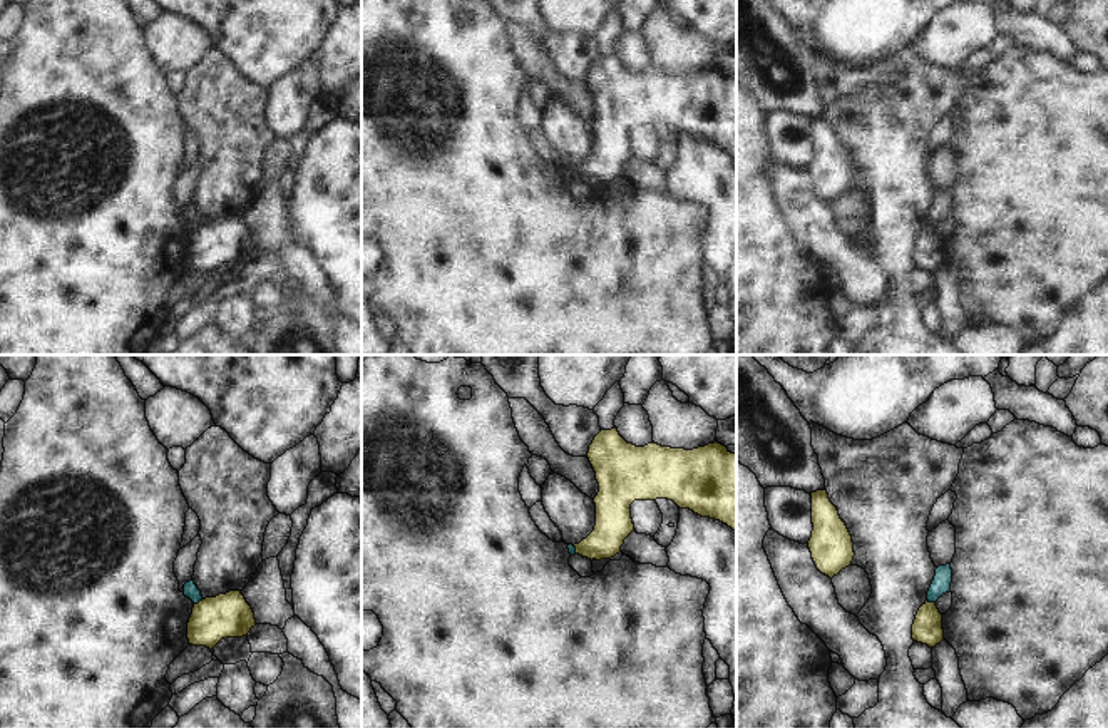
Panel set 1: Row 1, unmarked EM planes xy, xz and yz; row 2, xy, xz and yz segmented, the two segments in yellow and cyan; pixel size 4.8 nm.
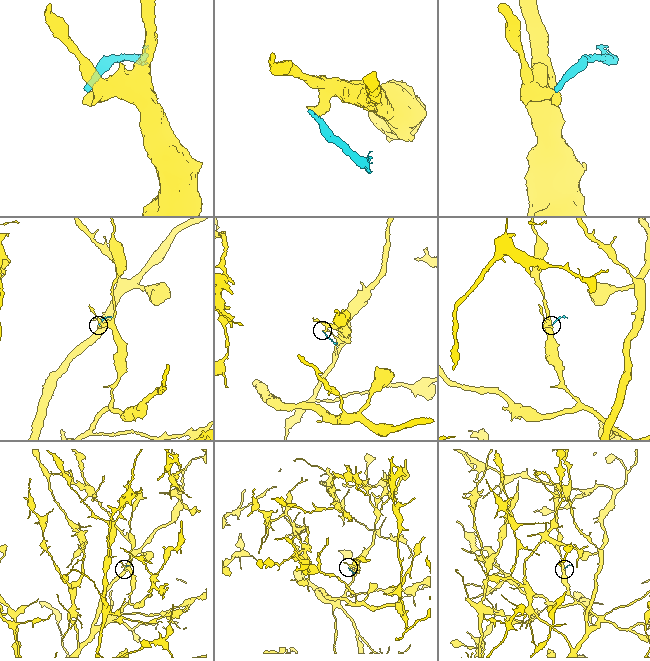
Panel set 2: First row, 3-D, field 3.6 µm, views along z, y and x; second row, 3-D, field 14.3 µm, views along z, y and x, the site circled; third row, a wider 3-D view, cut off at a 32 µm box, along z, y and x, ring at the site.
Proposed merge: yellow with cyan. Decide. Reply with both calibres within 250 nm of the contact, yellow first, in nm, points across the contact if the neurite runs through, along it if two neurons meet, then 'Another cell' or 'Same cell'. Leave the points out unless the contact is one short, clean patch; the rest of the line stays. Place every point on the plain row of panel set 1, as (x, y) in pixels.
Thickness 220 nm (yellow) against 70 nm. Boundary: xy (203, 225), (194, 230). Another cell

